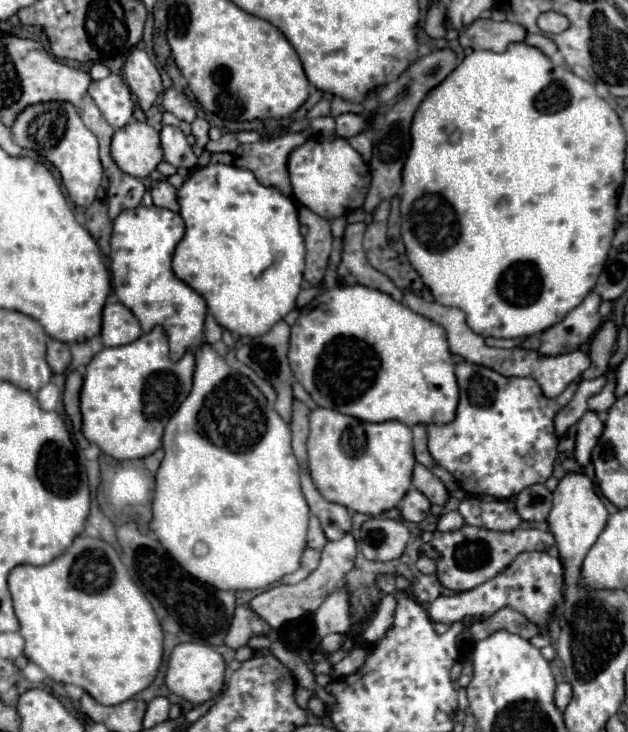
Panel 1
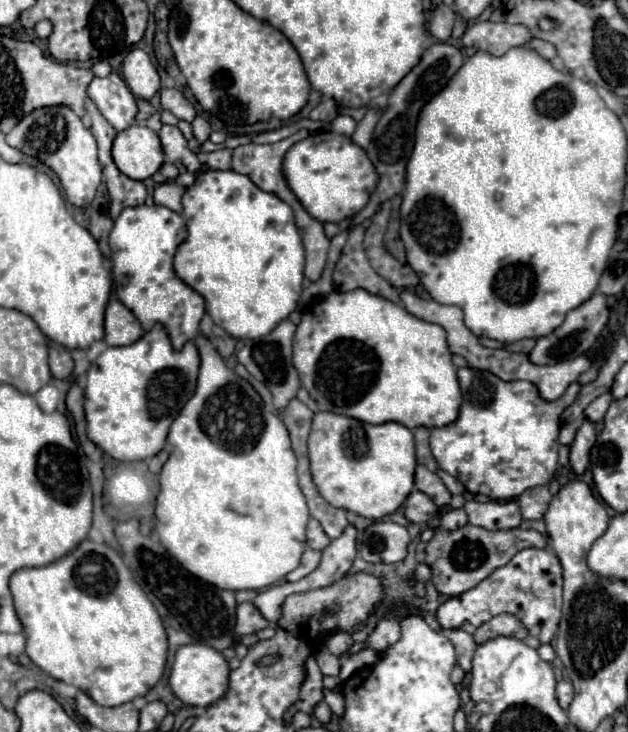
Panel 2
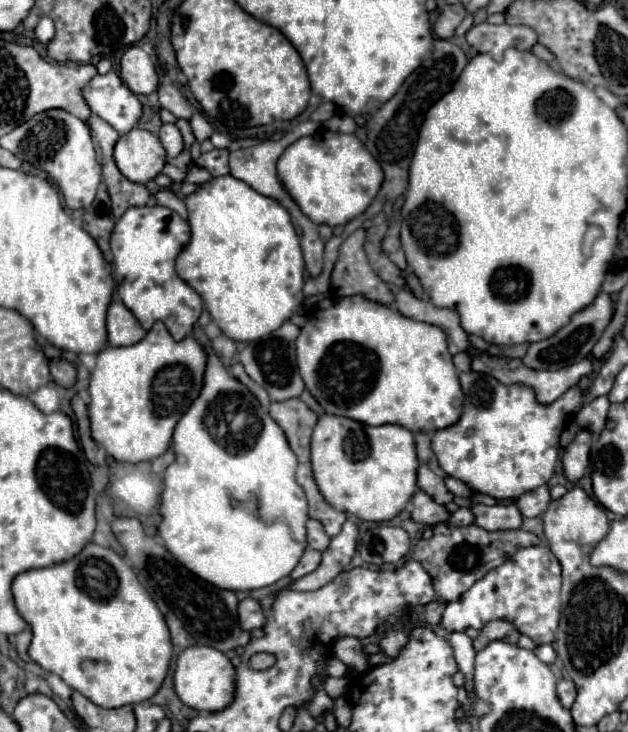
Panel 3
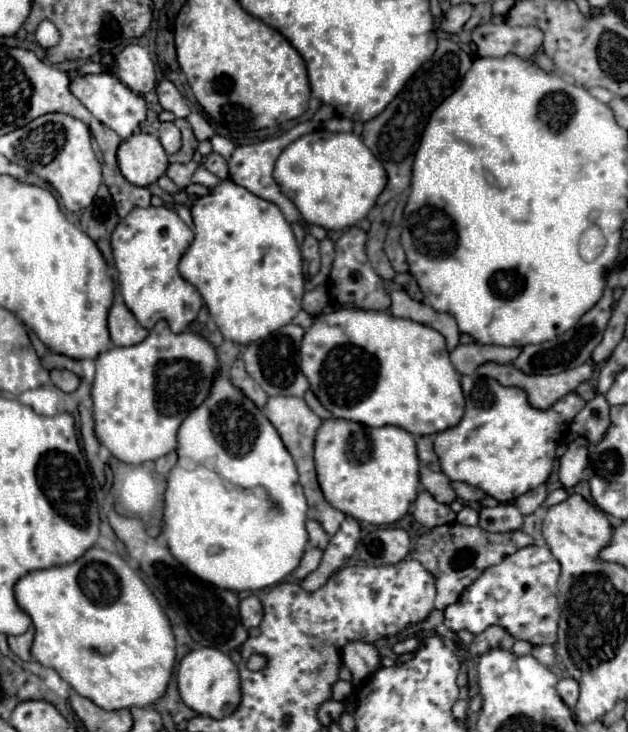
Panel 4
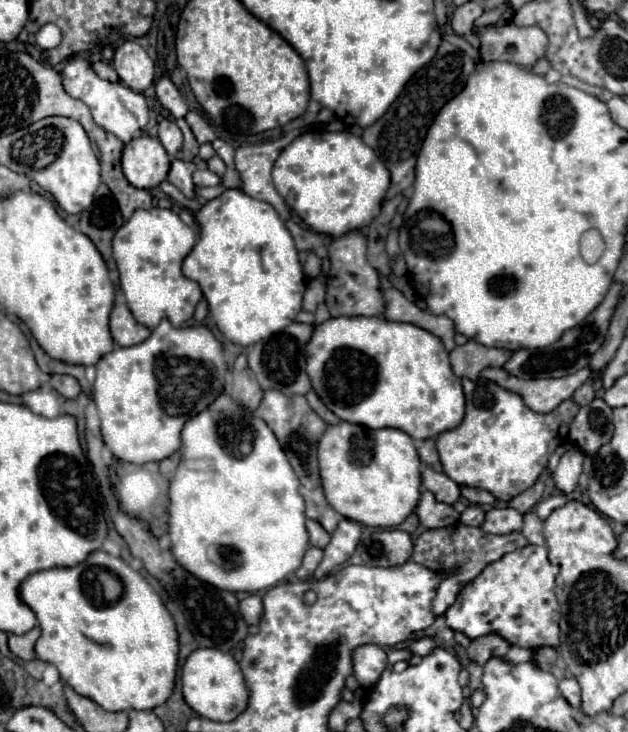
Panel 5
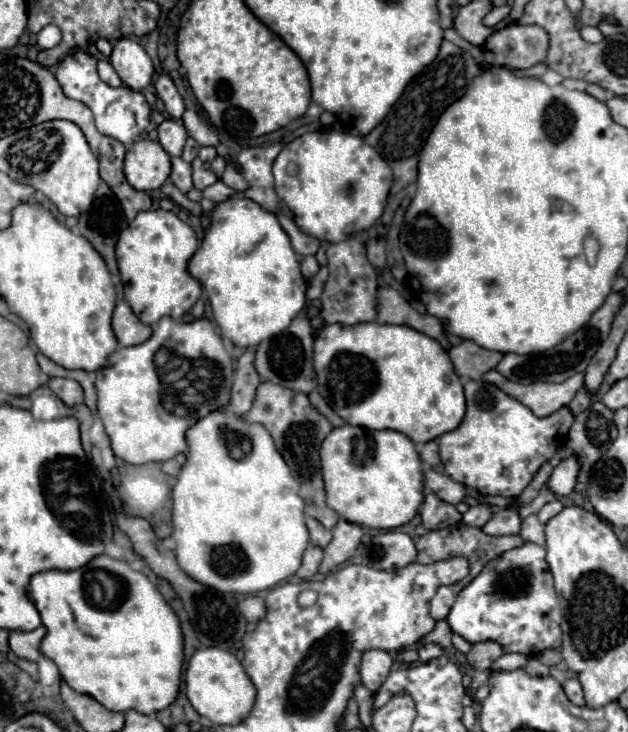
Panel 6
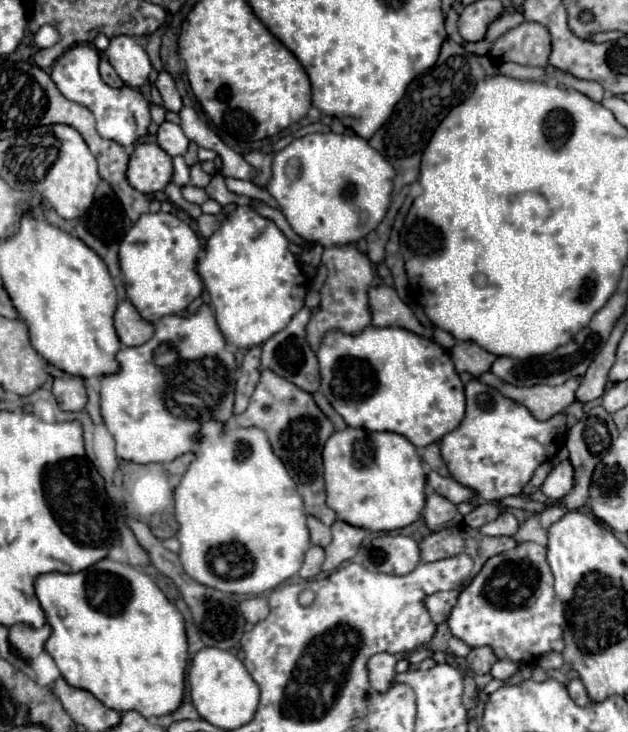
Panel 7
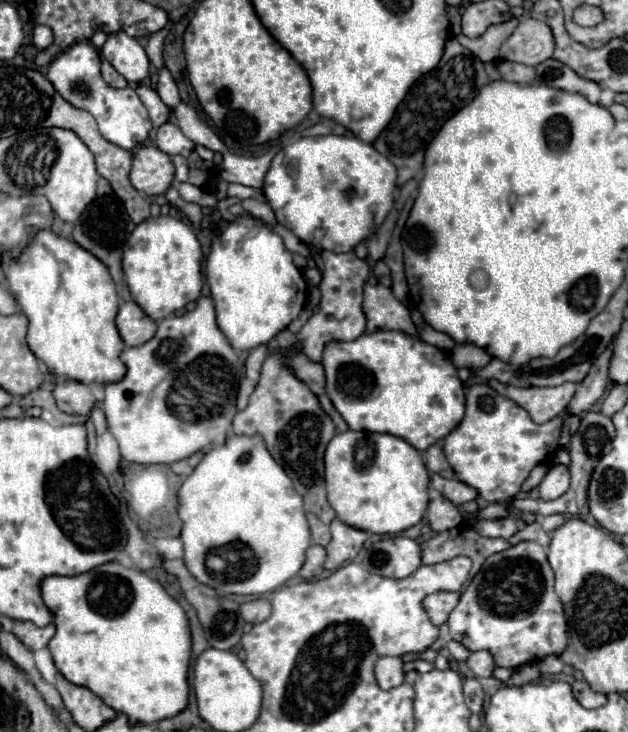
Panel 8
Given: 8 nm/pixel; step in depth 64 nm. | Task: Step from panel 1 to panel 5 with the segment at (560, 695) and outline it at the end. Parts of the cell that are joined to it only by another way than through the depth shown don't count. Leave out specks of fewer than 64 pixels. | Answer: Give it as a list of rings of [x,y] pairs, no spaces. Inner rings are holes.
[[[564,678],[560,682],[560,692],[574,708],[580,708],[580,684],[574,678]]]

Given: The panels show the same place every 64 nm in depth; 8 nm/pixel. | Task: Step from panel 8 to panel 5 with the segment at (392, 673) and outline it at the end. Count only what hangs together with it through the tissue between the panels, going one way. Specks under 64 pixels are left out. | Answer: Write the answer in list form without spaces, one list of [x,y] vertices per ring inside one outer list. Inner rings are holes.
[[[360,646],[354,652],[354,676],[362,688],[372,688],[386,670],[386,652],[380,646]]]

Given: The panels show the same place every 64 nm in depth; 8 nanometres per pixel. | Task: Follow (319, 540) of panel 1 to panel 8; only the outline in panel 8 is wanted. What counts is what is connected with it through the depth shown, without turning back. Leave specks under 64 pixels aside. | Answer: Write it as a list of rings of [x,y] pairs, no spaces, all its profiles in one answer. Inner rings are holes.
[[[308,512],[308,522],[310,522],[310,532],[312,532],[312,542],[326,546],[330,540],[330,528],[312,512]]]

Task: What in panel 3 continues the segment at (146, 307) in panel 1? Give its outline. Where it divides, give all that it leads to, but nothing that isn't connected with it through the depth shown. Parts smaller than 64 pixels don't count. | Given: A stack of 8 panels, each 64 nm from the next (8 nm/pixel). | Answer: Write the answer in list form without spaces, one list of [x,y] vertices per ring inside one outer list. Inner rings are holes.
[[[164,206],[128,208],[116,222],[110,248],[114,254],[116,288],[126,308],[144,328],[162,320],[176,340],[188,336],[202,312],[202,298],[176,274],[176,256],[190,240],[190,226],[174,210]]]

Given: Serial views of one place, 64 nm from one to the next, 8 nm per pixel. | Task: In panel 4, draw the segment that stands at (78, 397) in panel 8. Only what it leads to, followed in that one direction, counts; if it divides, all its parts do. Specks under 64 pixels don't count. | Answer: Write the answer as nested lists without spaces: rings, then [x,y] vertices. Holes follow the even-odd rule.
[[[52,370],[50,380],[56,388],[60,388],[62,392],[68,392],[68,394],[80,386],[80,378],[68,370]]]

